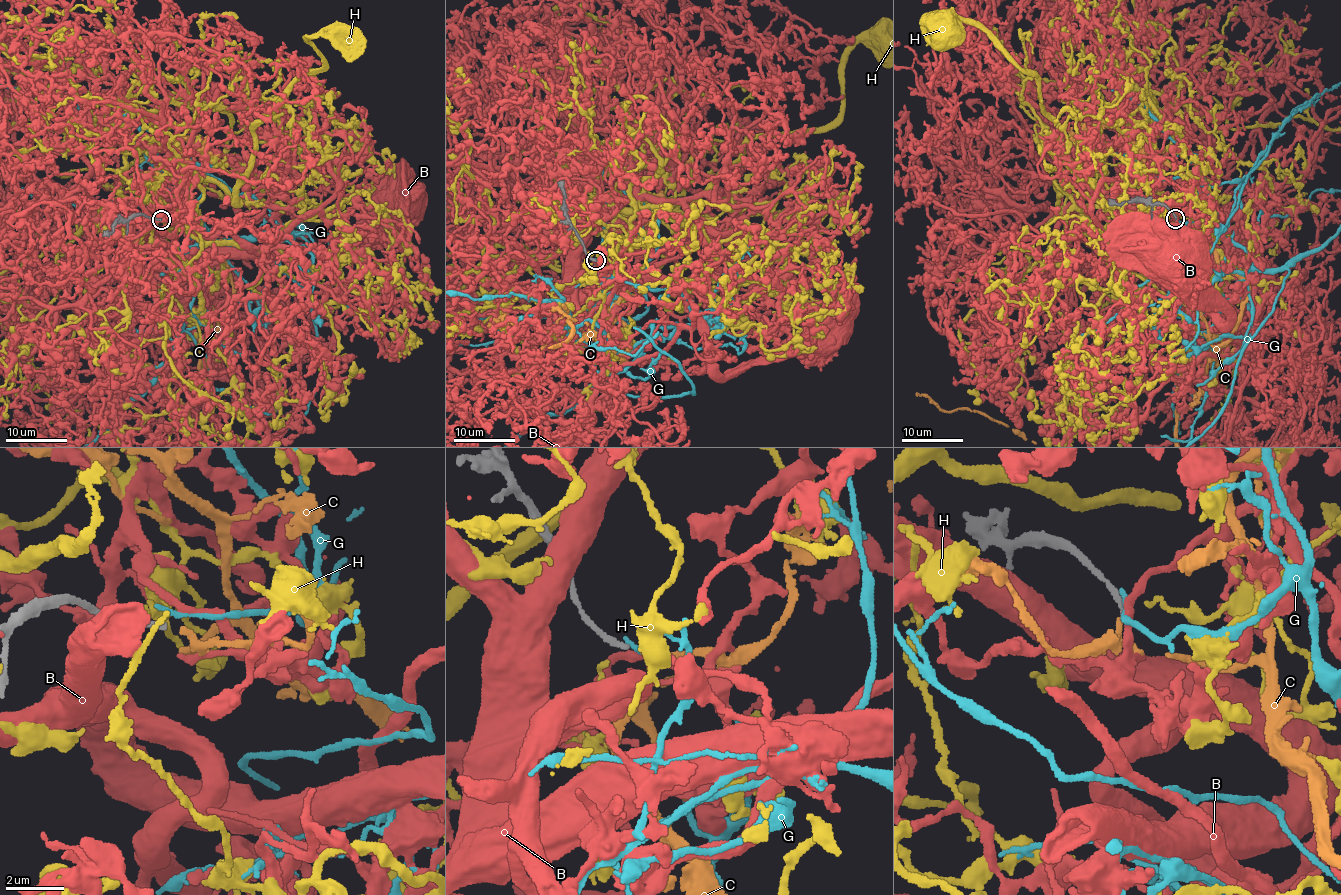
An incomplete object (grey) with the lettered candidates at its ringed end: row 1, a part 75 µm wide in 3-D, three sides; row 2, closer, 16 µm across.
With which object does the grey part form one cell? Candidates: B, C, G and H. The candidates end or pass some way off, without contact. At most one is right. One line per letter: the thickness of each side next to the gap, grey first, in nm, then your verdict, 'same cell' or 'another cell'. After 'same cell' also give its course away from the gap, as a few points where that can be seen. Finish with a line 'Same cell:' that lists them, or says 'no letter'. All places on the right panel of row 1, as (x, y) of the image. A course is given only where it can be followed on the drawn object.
B: calibres 170 and 260 nm; another cell
C: calibres 170 and 170 nm; same cell
G: calibres 170 and 150 nm; another cell
H: calibres 170 and 150 nm; another cell
Same cell: C

